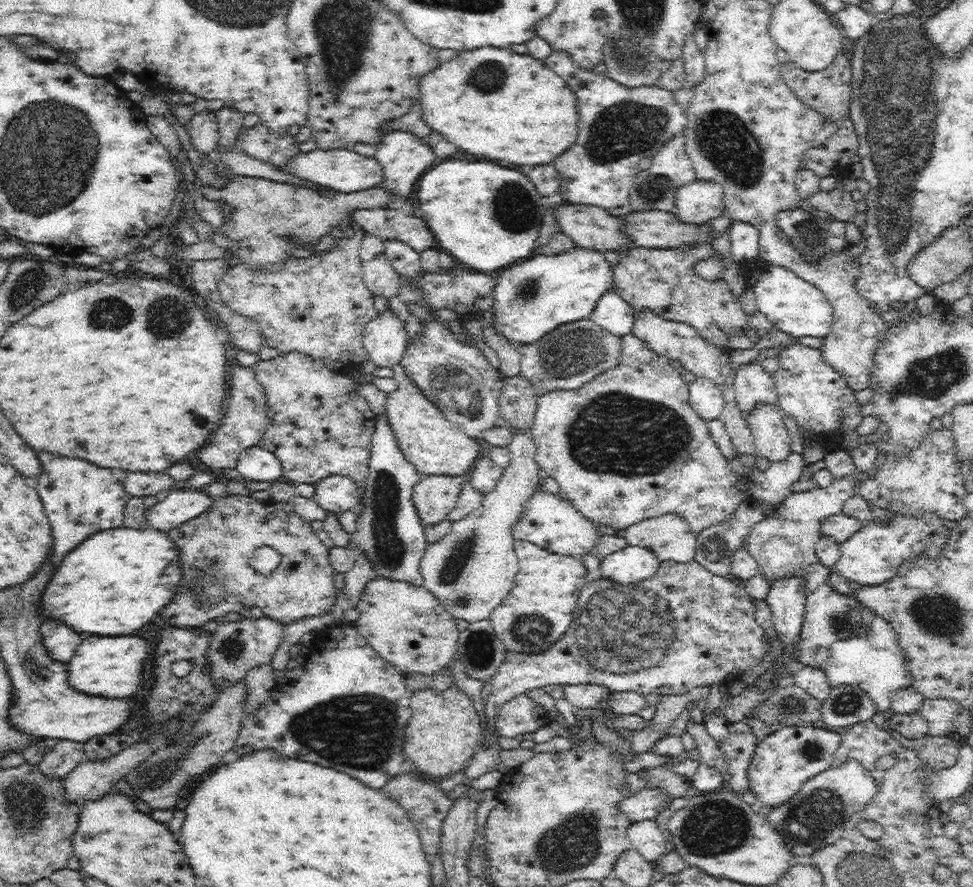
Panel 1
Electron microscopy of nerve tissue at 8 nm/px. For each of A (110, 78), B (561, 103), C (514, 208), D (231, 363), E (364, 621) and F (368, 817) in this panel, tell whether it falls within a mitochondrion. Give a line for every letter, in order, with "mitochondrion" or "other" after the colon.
A: other
B: other
C: mitochondrion
D: other
E: other
F: other

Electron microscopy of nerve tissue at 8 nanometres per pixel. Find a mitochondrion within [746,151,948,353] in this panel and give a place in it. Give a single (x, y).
(806, 230)

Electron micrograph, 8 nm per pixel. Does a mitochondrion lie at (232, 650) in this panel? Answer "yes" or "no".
yes

